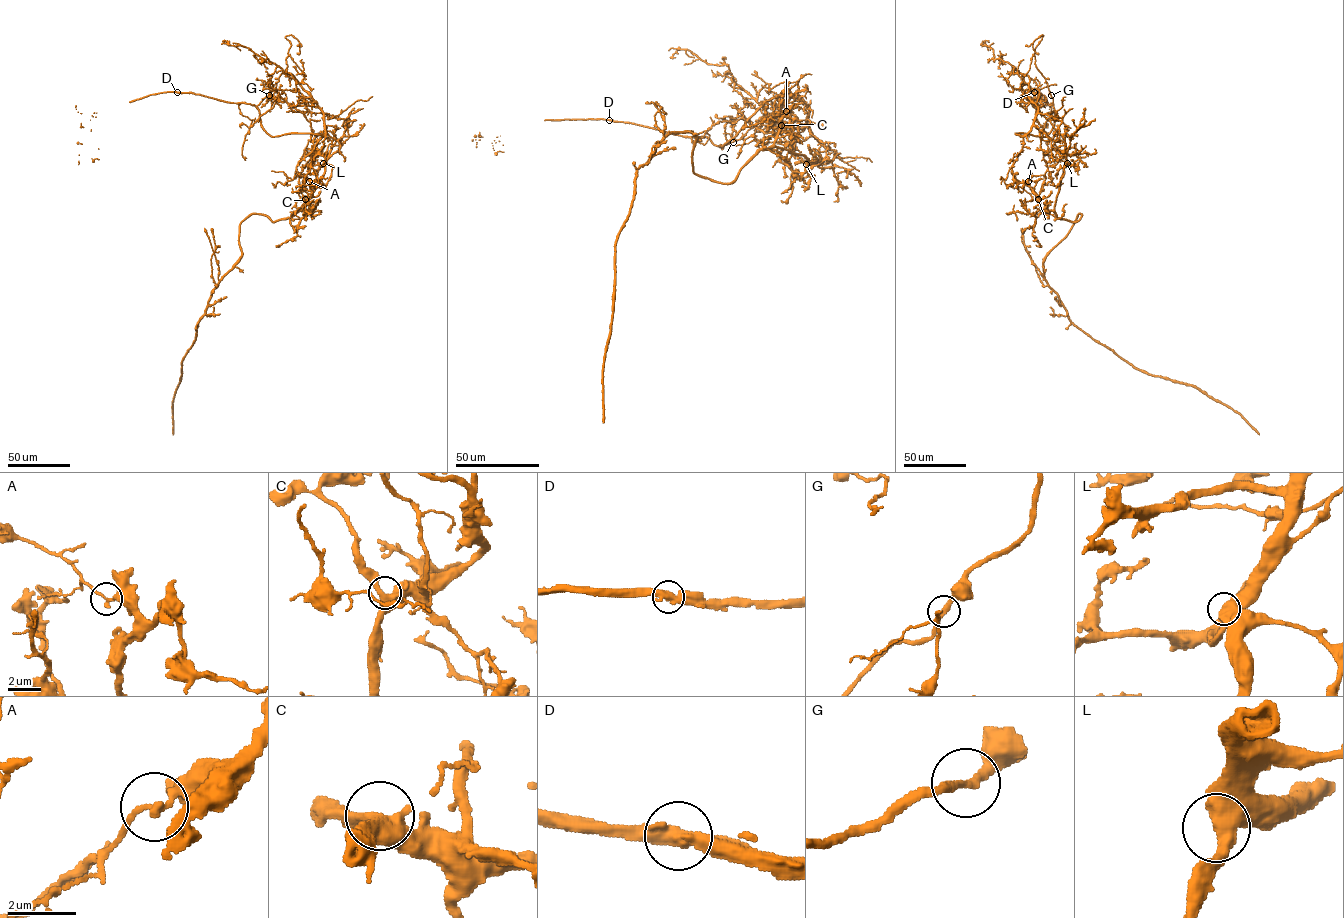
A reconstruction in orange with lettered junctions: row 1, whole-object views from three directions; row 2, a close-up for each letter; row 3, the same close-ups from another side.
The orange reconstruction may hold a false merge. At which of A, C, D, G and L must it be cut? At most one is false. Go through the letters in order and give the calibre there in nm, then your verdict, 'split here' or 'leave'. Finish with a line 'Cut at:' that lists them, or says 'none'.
A: 220 nm thick; split here
C: 460 nm thick; leave
D: 440 nm thick; leave
G: 260 nm thick; leave
L: 650 nm thick; leave
Cut at: A

